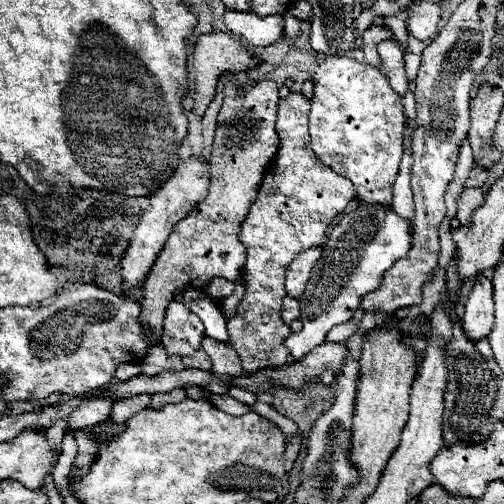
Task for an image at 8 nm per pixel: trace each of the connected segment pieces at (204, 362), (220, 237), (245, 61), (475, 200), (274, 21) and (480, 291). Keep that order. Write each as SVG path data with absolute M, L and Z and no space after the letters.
M199 348L195 354L191 354L191 356L183 356L183 364L185 364L185 368L209 370L209 368L211 368L211 358Z
M265 80L255 84L249 92L237 90L229 84L225 94L211 150L211 164L215 164L215 168L211 168L209 194L199 208L193 208L179 224L175 224L143 288L145 298L141 302L141 320L151 326L153 344L157 344L157 338L163 332L165 306L175 298L177 290L191 284L207 286L207 280L213 278L233 282L241 276L245 264L245 248L239 242L237 232L277 152L279 138L275 136L275 120L279 90L275 82Z
M211 32L199 38L195 44L195 76L197 76L197 96L195 96L195 112L199 116L205 114L209 108L211 100L215 98L215 88L217 88L217 78L223 72L239 74L245 70L251 70L259 64L259 56L255 56L241 40L237 40L233 34L227 32Z
M465 188L463 194L457 200L457 220L461 226L469 226L471 224L471 214L475 208L479 208L483 204L485 196L479 188Z
M227 10L223 16L227 28L249 46L271 46L283 38L283 16L257 16L253 12Z
M483 276L477 278L465 302L461 328L463 332L467 332L467 338L471 342L479 342L491 334L493 330L493 284L491 280Z

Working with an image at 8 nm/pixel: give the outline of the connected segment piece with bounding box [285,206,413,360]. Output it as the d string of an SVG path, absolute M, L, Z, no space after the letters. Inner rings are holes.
M359 206L357 210L341 216L323 246L323 254L311 272L303 296L299 298L303 328L285 340L285 346L291 350L295 360L301 360L311 348L321 344L333 326L351 320L351 314L355 314L361 298L375 292L391 264L409 252L411 230L409 222L397 216L391 208L383 206Z

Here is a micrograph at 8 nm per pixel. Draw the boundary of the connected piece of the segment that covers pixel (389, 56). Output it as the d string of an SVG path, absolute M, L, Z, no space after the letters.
M383 40L377 44L377 52L383 62L385 76L389 80L389 86L399 94L407 94L407 74L405 74L405 62L403 52L395 40Z

